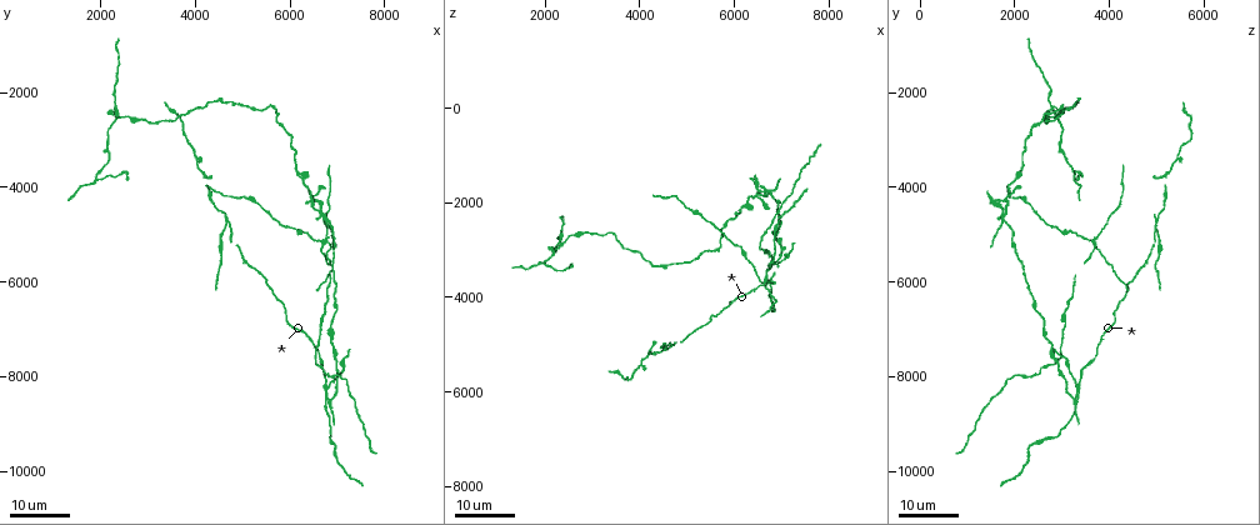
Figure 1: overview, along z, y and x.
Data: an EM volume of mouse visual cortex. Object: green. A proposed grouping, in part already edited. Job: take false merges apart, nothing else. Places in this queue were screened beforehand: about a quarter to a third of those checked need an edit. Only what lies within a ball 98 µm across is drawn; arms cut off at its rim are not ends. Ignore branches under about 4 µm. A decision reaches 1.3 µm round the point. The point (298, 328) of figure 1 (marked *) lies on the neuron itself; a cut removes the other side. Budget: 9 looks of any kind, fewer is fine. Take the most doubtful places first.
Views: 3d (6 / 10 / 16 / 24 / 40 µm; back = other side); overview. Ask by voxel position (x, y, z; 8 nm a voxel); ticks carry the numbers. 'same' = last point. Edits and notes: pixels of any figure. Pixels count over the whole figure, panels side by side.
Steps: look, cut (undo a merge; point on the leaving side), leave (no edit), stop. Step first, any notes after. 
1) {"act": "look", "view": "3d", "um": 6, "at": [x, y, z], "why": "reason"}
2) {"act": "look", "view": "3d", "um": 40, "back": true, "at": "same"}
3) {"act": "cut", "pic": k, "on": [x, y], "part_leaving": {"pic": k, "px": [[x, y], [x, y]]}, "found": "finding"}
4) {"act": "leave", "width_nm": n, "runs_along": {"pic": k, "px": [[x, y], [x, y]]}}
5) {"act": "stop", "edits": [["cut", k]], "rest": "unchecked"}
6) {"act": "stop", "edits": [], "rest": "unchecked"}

{"act": "look", "view": "3d", "um": 24, "at": [4650, 4700, 4950], "why": "four-way junction"}

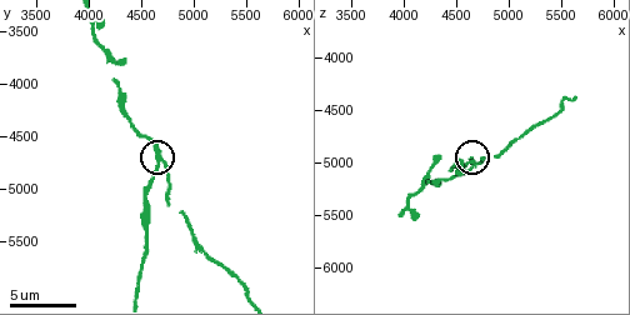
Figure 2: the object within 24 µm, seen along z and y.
{"act": "look", "view": "3d", "um": 6, "at": [4640, 4740, 4980]}

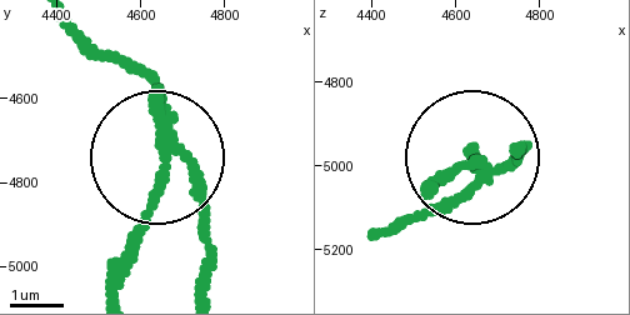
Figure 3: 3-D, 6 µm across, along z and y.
{"act": "cut", "pic": 3, "on": [149, 220], "arms": 4, "found": "a second neuron is stuck on"}

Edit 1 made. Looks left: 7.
{"act": "look", "view": "overview", "why": "redraw"}

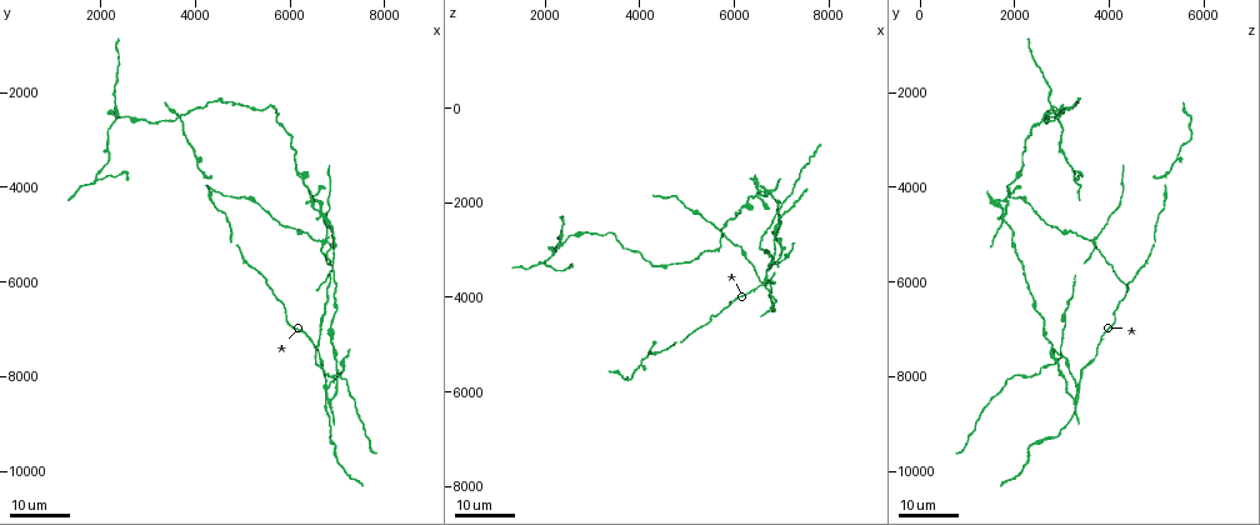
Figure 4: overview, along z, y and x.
{"act": "look", "view": "3d", "um": 24, "at": [6750, 5100, 3700], "why": "four arms meet"}

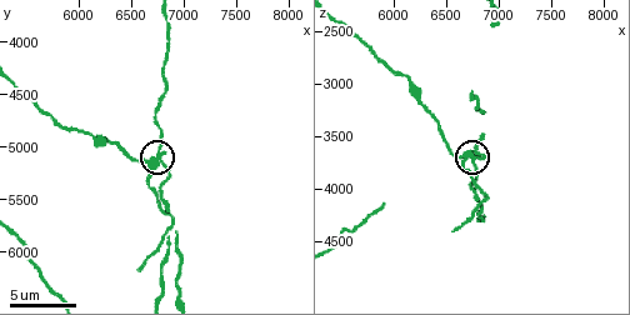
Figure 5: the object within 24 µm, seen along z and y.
{"act": "look", "view": "3d", "um": 10, "at": [6700, 5140, 3680]}

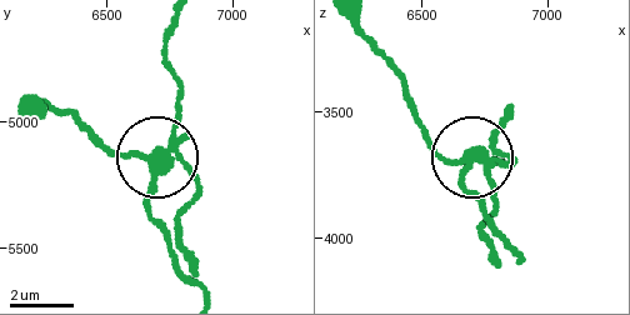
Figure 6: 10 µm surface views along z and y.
{"act": "cut", "pic": 6, "on": [125, 154], "side_arm_um": 15, "part_leaving": {"pic": 6, "px": [[173, 144], [114, 153], [46, 104]]}, "found": "two neurons meet here"}

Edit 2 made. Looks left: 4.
{"act": "look", "view": "3d", "um": 10, "at": [4220, 3800, 5140], "why": "side arm on a straight run"}

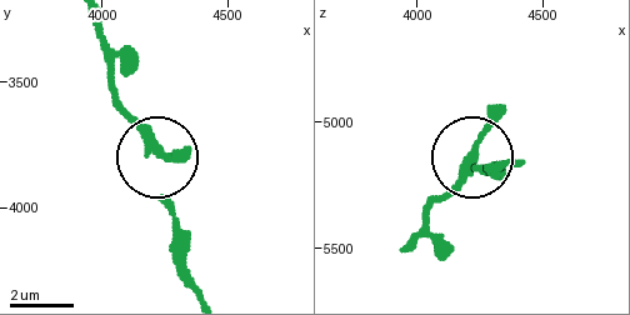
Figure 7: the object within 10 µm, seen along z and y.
{"act": "look", "view": "3d", "um": 6, "at": [4230, 3780, 5130]}

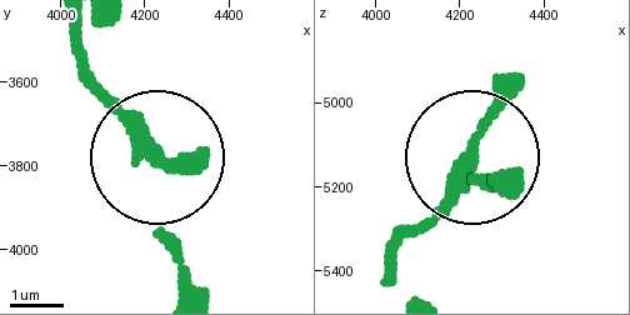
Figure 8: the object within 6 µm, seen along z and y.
{"act": "leave", "arms": 3, "found": "all the same neuron"}

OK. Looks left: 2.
{"act": "stop", "edits": [["cut", 3], ["cut", 6]], "rest": "unchecked"}

